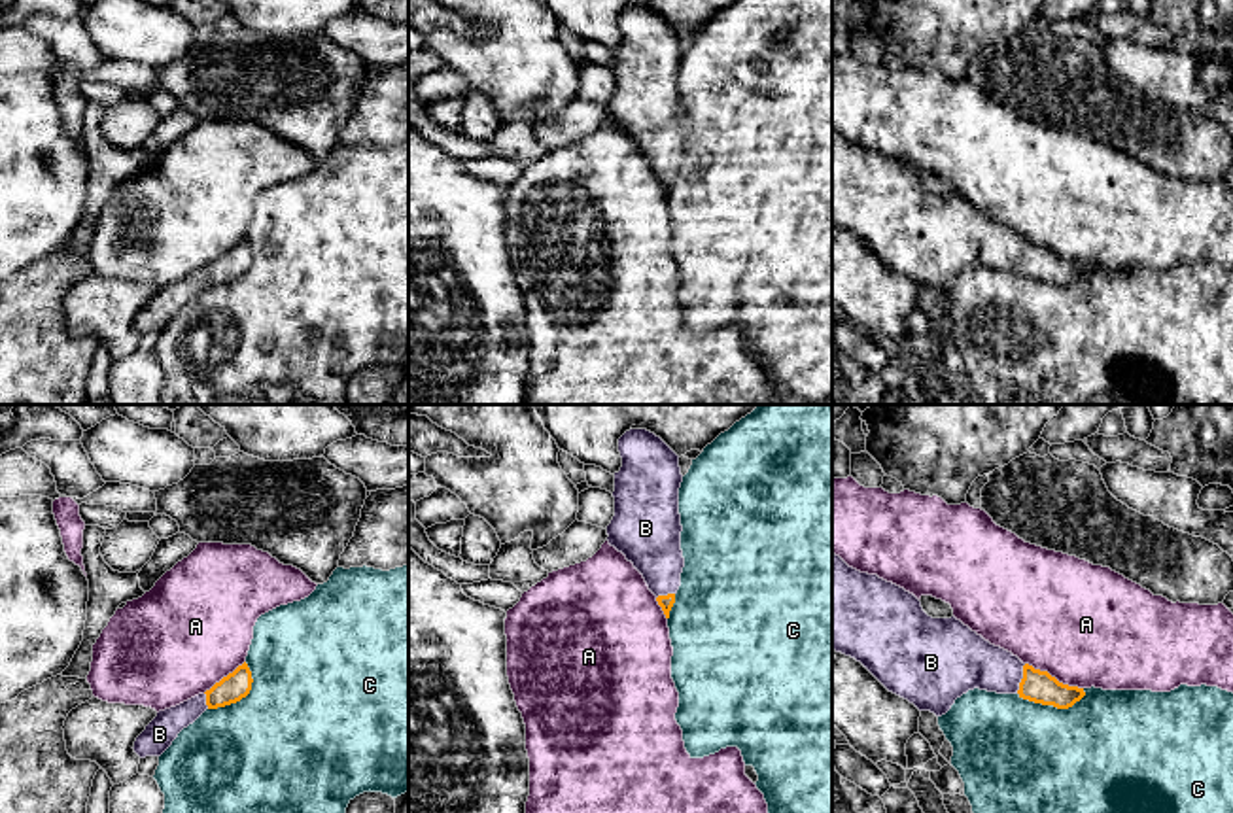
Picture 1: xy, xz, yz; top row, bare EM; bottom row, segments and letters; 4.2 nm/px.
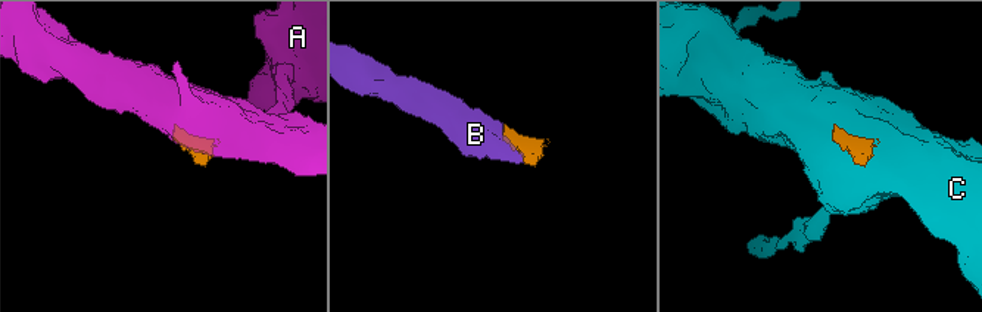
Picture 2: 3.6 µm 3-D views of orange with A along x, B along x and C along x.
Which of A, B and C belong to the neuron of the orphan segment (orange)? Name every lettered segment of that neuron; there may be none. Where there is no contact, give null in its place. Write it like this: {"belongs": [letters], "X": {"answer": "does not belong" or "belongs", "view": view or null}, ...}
{"belongs": ["B"], "A": {"answer": "does not belong", "view": "yz"}, "B": {"answer": "belongs", "view": "yz"}, "C": {"answer": "does not belong", "view": "yz"}}

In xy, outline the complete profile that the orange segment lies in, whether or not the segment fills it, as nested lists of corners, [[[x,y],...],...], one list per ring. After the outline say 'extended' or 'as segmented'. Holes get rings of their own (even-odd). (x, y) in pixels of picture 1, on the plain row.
[[[244,238],[204,270],[199,270],[176,284],[159,287],[157,293],[134,318],[140,335],[161,333],[178,310],[193,301],[206,285],[217,285],[240,278],[252,267],[252,248]]]; extended

